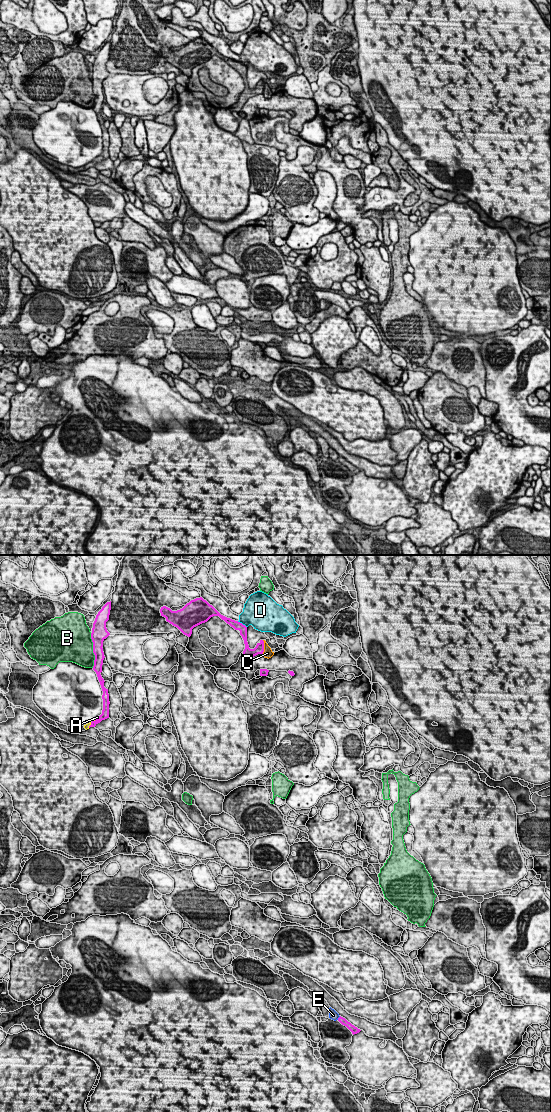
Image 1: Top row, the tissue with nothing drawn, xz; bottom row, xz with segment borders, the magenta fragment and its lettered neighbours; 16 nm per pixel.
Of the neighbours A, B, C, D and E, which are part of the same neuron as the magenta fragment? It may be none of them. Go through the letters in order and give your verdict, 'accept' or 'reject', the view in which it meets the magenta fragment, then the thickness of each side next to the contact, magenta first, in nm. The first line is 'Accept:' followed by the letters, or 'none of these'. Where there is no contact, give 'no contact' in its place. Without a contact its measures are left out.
Accept: A
A: accept | xz | 130/30 nm
B: reject | xz | 220/480 nm
C: reject | xz | 160/140 nm
D: reject | xz | 140/360 nm
E: reject | xz | 120/140 nm

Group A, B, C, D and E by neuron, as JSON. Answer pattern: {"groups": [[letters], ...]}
{"groups": [["A"], ["B"], ["C"], ["D"], ["E"]]}

